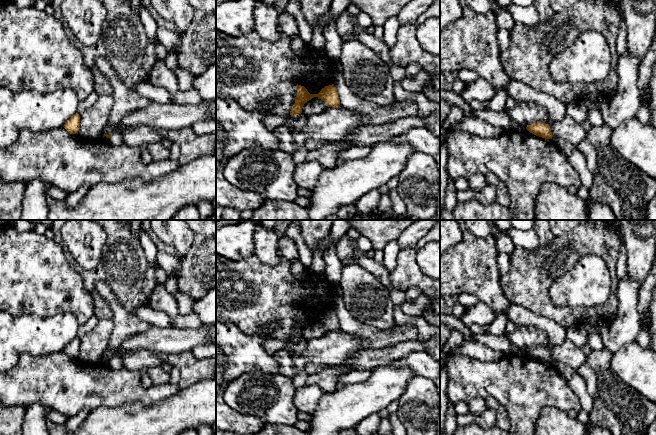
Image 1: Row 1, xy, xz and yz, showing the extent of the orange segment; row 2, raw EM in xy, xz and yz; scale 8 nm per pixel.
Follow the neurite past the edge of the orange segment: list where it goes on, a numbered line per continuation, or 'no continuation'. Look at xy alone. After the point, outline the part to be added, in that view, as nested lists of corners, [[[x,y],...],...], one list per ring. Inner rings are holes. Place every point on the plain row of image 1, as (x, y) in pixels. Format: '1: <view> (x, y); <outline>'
1: xy (116, 364); [[[114,356],[113,359],[108,362],[108,366],[113,370],[123,369],[122,360],[119,356]]]

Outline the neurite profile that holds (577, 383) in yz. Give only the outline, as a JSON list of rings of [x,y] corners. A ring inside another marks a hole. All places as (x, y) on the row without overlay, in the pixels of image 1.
[[[575,371],[567,382],[573,392],[578,396],[582,409],[590,413],[594,406],[594,400],[588,392],[584,378]]]

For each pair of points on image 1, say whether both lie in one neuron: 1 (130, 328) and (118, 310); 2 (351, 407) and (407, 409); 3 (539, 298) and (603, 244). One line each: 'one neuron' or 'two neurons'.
1: one neuron
2: two neurons
3: one neuron

